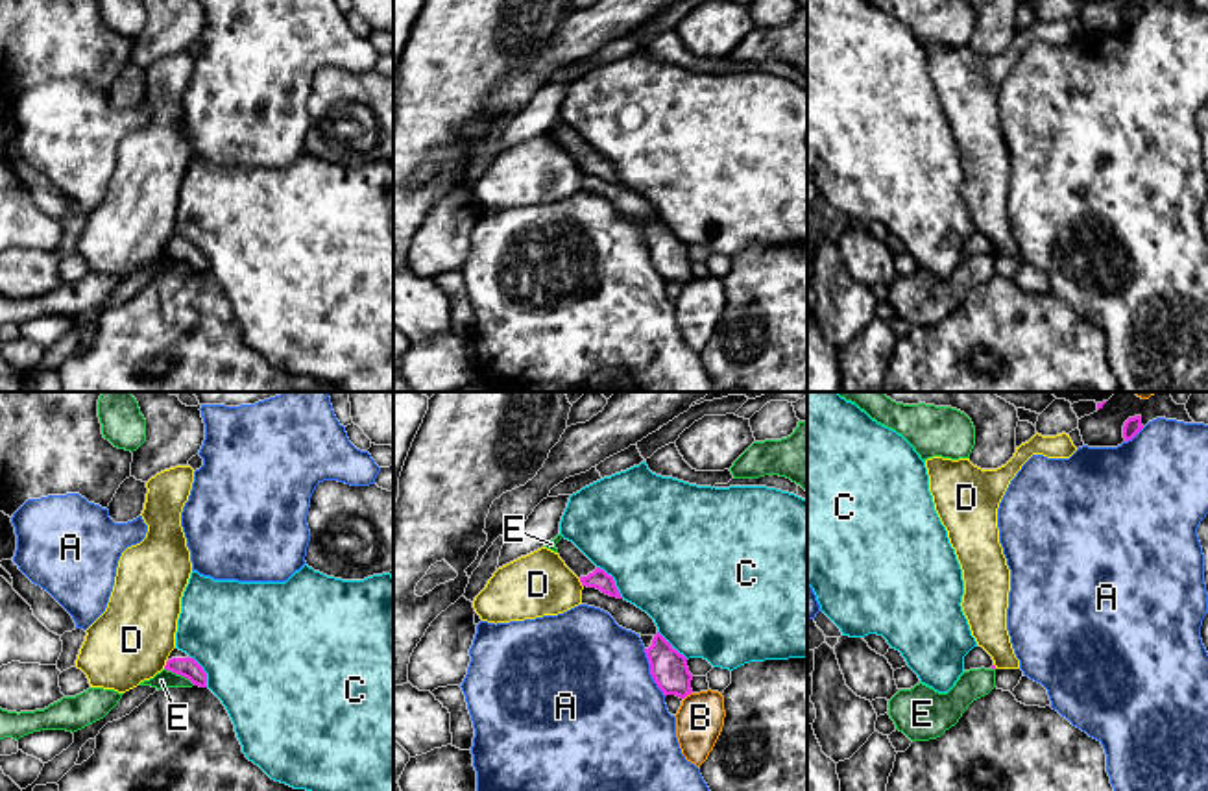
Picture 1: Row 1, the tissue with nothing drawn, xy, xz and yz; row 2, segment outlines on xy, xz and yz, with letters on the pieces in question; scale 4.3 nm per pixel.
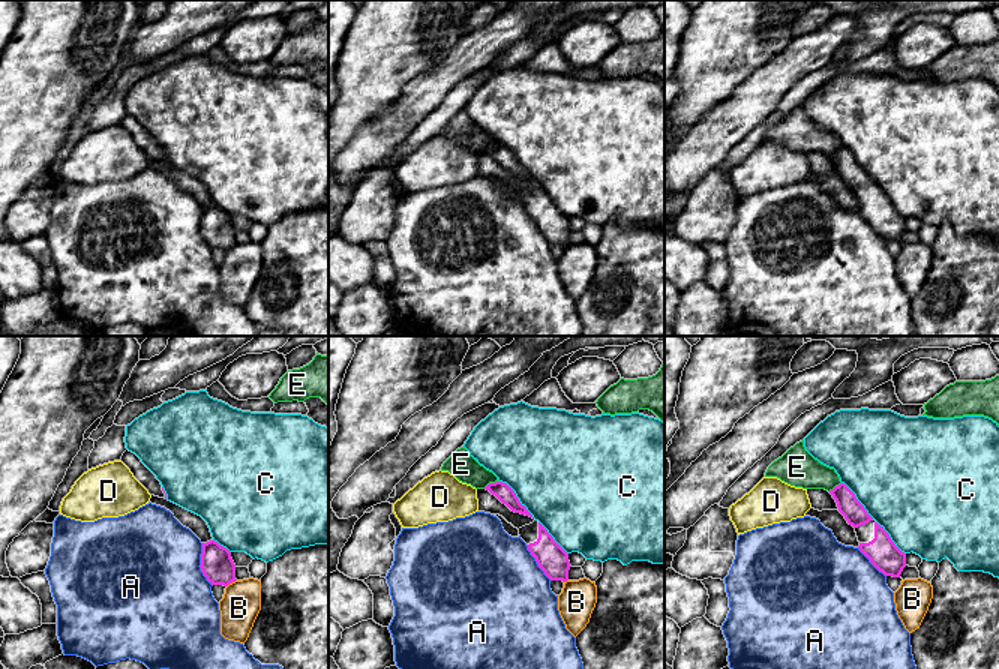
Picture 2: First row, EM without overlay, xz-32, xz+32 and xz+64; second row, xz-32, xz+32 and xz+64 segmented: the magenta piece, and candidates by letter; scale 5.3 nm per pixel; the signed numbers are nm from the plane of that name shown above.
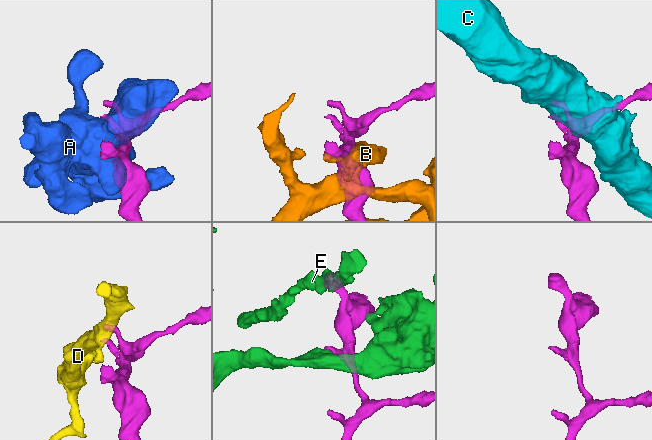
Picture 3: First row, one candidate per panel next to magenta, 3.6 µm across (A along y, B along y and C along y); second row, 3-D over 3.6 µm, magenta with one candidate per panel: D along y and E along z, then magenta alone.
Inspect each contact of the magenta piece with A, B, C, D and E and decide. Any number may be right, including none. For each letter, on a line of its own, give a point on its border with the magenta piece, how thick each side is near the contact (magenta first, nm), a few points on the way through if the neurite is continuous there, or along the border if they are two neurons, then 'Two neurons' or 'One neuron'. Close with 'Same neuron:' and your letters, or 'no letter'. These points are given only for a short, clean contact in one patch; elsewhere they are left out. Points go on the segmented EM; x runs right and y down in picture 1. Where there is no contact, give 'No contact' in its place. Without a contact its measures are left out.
A: Touches magenta at xz (651, 673). Thickness 160 nm (magenta) against 500 nm. Two neurons
B: Touches magenta at xz (688, 693). Thickness 160 nm (magenta) against 200 nm. Two neurons
C: Touches magenta at xz (614, 581). Thickness 90 nm (magenta) against 500 nm. Two neurons
D: Touches magenta at xz (580, 581). Thickness 90 nm (magenta) against 280 nm. Boundary: xz (579, 579), (582, 586). Two neurons
E: Touches magenta at xy (180, 673). Thickness 90 nm (magenta) against 80 nm. Boundary: xy (165, 668), (187, 677), (194, 684). Two neurons
Same neuron: no letter

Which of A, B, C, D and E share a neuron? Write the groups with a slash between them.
A / B / C / D / E

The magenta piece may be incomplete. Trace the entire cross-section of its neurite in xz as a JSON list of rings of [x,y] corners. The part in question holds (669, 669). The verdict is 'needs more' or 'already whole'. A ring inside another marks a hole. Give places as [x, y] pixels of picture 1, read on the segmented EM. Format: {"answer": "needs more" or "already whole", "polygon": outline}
{"answer": "already whole", "polygon": [[[659,632],[645,652],[650,663],[650,675],[665,697],[676,695],[685,699],[693,693],[693,675],[689,673],[687,658],[680,654]]]}

